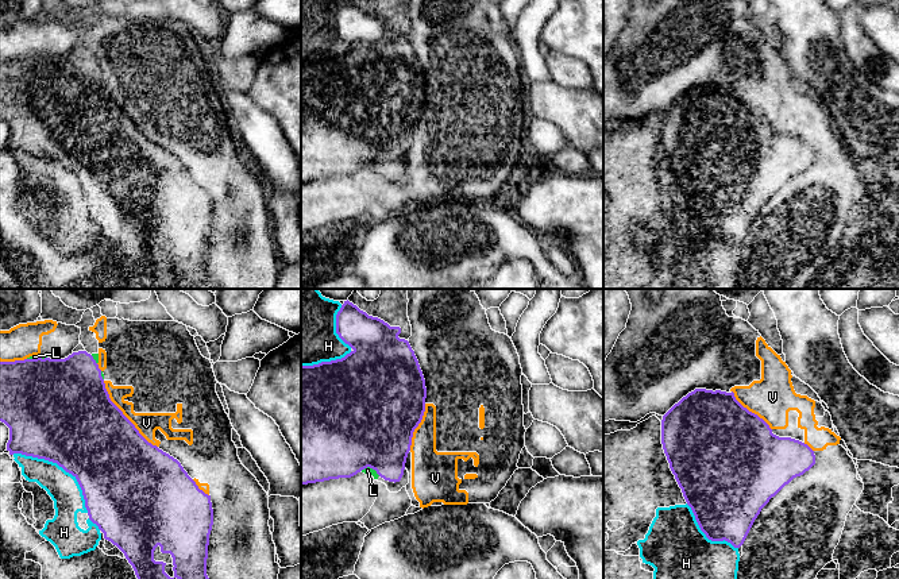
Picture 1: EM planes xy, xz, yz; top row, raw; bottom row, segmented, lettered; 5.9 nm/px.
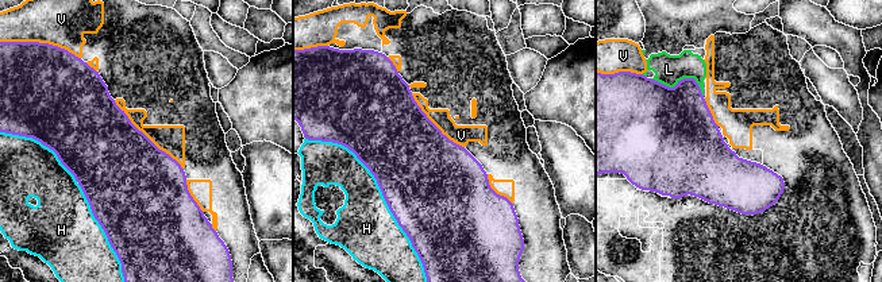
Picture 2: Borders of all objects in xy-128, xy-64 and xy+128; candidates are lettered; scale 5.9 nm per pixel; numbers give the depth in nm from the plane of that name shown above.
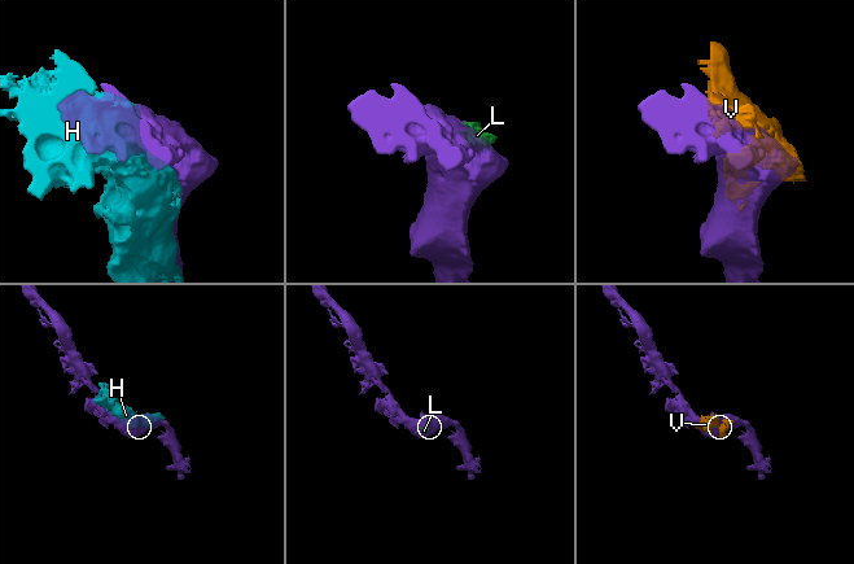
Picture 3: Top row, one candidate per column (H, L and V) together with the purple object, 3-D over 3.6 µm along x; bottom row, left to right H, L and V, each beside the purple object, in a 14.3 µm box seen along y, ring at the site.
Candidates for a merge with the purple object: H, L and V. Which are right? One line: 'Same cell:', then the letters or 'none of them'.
Same cell: none of them

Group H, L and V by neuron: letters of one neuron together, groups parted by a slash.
H / L V

